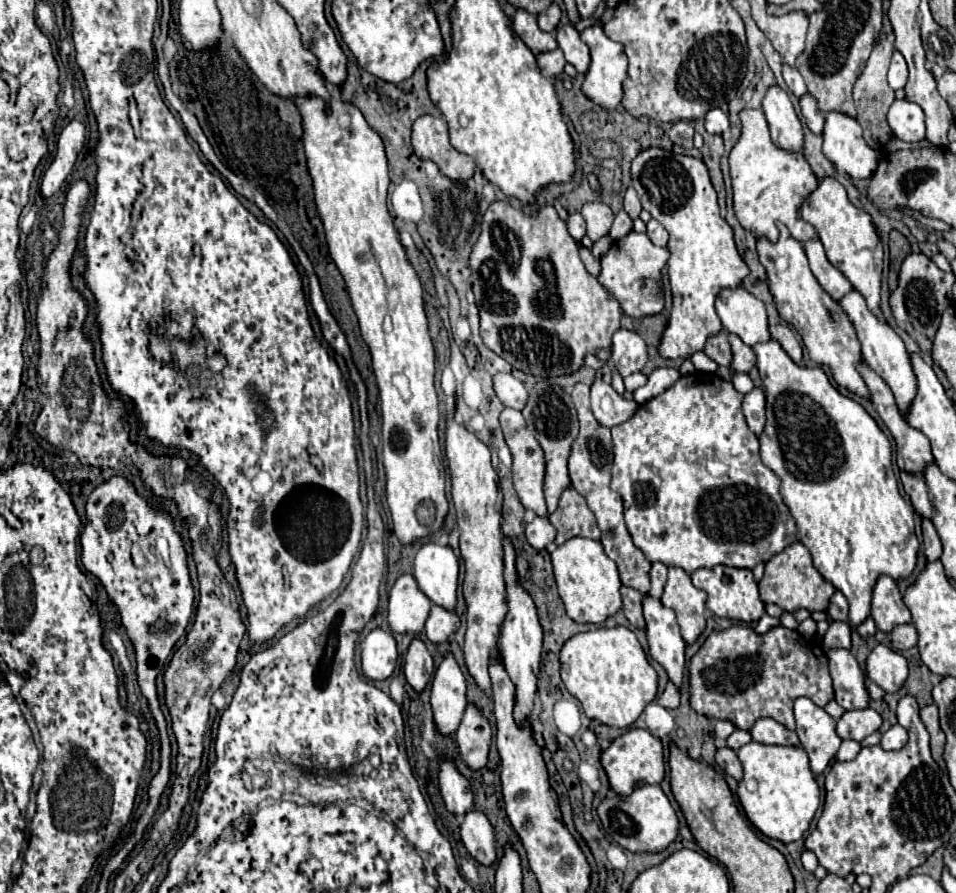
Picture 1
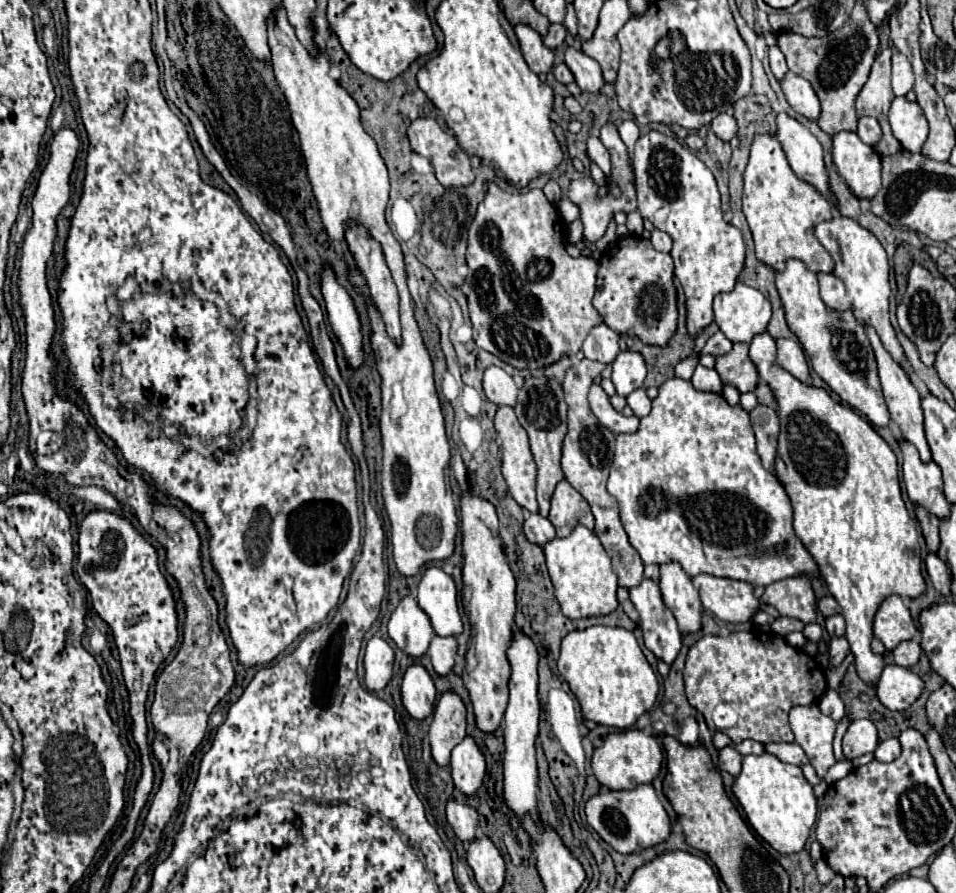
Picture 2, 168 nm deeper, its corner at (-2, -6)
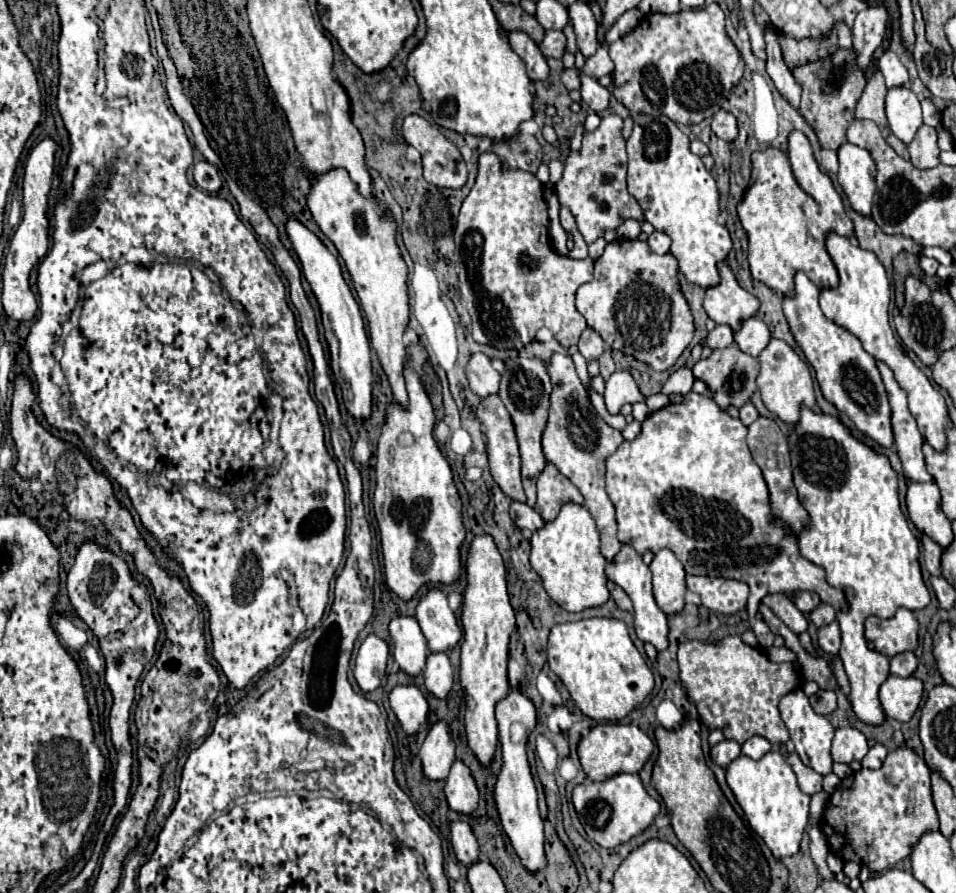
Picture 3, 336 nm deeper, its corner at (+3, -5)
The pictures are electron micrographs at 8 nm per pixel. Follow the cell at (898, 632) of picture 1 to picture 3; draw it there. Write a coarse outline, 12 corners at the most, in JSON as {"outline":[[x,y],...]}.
{"outline":[[914,652],[890,658],[890,674],[912,676],[918,666]]}

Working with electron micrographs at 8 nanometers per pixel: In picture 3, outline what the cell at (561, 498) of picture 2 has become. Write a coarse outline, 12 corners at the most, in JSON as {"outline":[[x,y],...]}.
{"outline":[[552,464],[538,478],[536,512],[552,522],[560,506],[584,504],[580,490]]}

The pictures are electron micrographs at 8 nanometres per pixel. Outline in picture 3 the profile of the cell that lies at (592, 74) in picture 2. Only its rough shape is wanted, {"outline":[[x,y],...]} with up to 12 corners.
{"outline":[[580,70],[582,102],[594,112],[610,100],[608,88]]}

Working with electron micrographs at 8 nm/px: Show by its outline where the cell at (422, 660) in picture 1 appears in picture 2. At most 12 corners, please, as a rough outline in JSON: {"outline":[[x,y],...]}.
{"outline":[[411,665],[401,683],[401,701],[419,721],[435,707],[437,691],[421,665]]}

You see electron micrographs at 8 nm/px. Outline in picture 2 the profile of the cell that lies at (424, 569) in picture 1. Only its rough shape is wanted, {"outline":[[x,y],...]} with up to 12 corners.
{"outline":[[429,565],[417,593],[439,637],[463,631],[457,589]]}

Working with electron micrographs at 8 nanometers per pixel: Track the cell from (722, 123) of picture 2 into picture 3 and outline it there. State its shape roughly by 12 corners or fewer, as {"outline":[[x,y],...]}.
{"outline":[[718,110],[712,132],[732,142],[738,136],[736,118]]}

